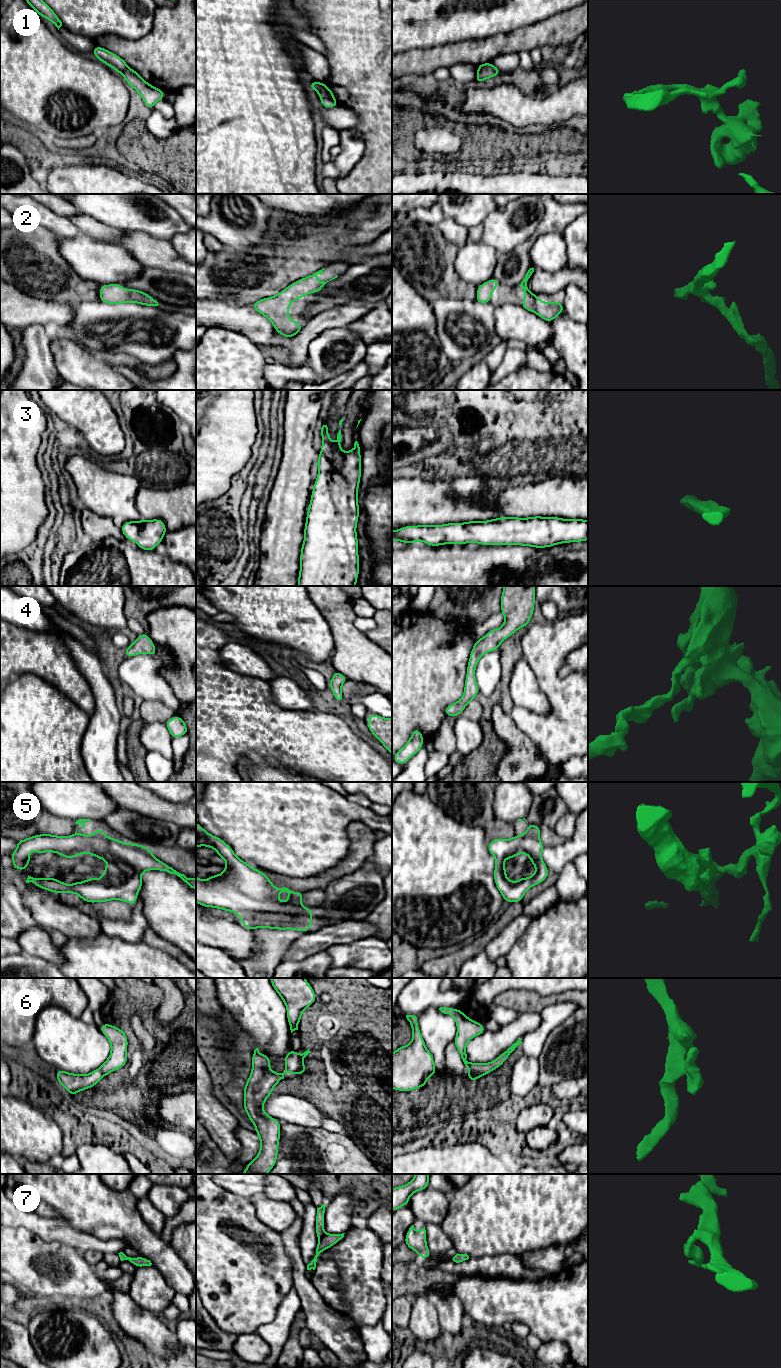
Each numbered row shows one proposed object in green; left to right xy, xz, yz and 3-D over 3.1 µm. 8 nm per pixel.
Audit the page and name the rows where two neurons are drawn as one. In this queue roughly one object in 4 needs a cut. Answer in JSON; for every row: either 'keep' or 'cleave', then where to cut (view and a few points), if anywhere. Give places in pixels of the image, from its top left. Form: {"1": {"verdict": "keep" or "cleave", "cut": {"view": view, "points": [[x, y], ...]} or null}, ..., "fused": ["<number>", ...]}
{"1": {"verdict": "cleave", "cut": {"view": "xz", "points": [[323, 83], [319, 93]]}}, "2": {"verdict": "keep", "cut": null}, "3": {"verdict": "keep", "cut": null}, "4": {"verdict": "keep", "cut": null}, "5": {"verdict": "cleave", "cut": {"view": "xz", "points": [[311, 913], [285, 908], [289, 922], [270, 914], [255, 922]]}}, "6": {"verdict": "keep", "cut": null}, "7": {"verdict": "cleave", "cut": {"view": "xz", "points": [[325, 1234], [320, 1238]]}}, "fused": ["1", "5", "7"]}

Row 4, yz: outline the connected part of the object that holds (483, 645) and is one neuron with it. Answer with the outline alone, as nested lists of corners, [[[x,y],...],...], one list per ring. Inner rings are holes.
[[[504,586],[502,597],[500,599],[501,613],[505,617],[505,623],[498,629],[491,629],[484,637],[476,640],[467,666],[467,673],[465,679],[464,694],[456,703],[445,708],[445,716],[460,716],[462,711],[471,700],[479,693],[479,687],[475,678],[475,670],[479,659],[487,652],[499,649],[500,644],[508,637],[513,635],[519,628],[529,625],[530,619],[534,611],[535,586]]]

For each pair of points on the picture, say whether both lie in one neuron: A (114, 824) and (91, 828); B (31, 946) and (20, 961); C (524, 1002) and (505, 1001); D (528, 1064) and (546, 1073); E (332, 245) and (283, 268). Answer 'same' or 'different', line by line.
A: different
B: different
C: same
D: different
E: same

